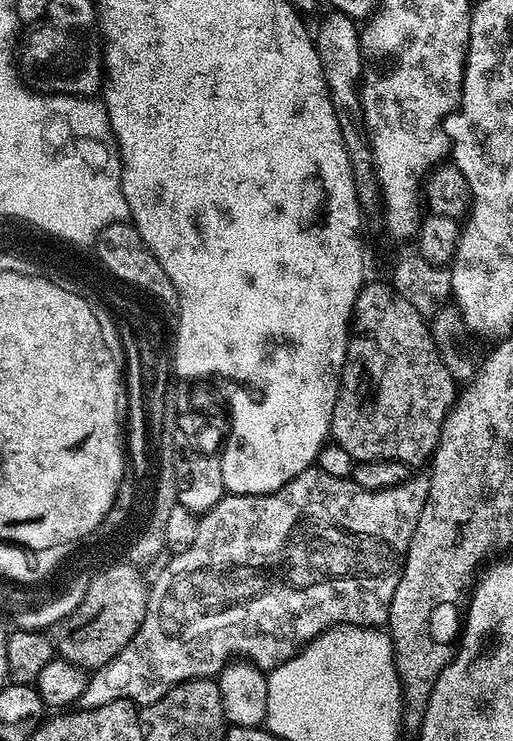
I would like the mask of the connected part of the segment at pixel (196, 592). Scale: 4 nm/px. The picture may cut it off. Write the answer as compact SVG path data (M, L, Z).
M313 466L308 468L302 474L298 474L290 482L286 482L286 486L279 488L277 492L271 492L265 496L253 496L247 502L241 503L244 504L240 508L240 512L236 512L232 516L232 525L228 528L228 508L227 503L221 502L216 505L215 508L210 512L203 513L199 517L199 528L197 530L197 536L194 538L191 550L188 550L179 557L180 560L180 572L176 572L175 563L168 563L164 569L162 569L158 575L155 577L155 582L151 585L150 595L148 597L148 613L144 619L144 625L140 627L139 639L144 640L144 644L148 648L152 648L157 644L160 649L157 652L132 652L133 650L125 650L119 652L112 661L109 662L104 668L95 669L94 674L89 675L88 685L86 690L82 694L79 705L84 708L97 708L98 706L104 706L109 702L114 702L118 700L131 700L134 704L144 707L154 703L158 698L162 698L162 694L166 694L173 685L180 684L185 680L195 680L197 677L215 677L223 668L224 665L229 663L233 658L247 658L252 661L253 664L263 665L264 661L264 640L276 640L276 644L272 644L268 648L268 652L272 656L280 655L280 658L289 657L296 655L304 645L310 643L316 636L321 636L323 632L328 628L334 628L341 624L359 624L361 628L375 628L377 626L384 626L388 623L388 611L390 610L390 602L394 598L394 590L398 590L398 582L402 578L402 570L404 569L404 559L406 554L410 550L410 538L414 538L414 526L418 526L418 518L422 514L422 506L426 506L428 501L428 491L430 490L430 482L428 481L428 476L422 474L422 476L416 476L416 474L409 475L407 480L401 481L400 484L390 486L389 488L382 488L380 490L366 490L362 486L358 486L352 481L351 478L344 479L342 477L335 477L333 474L324 473L320 467Z

